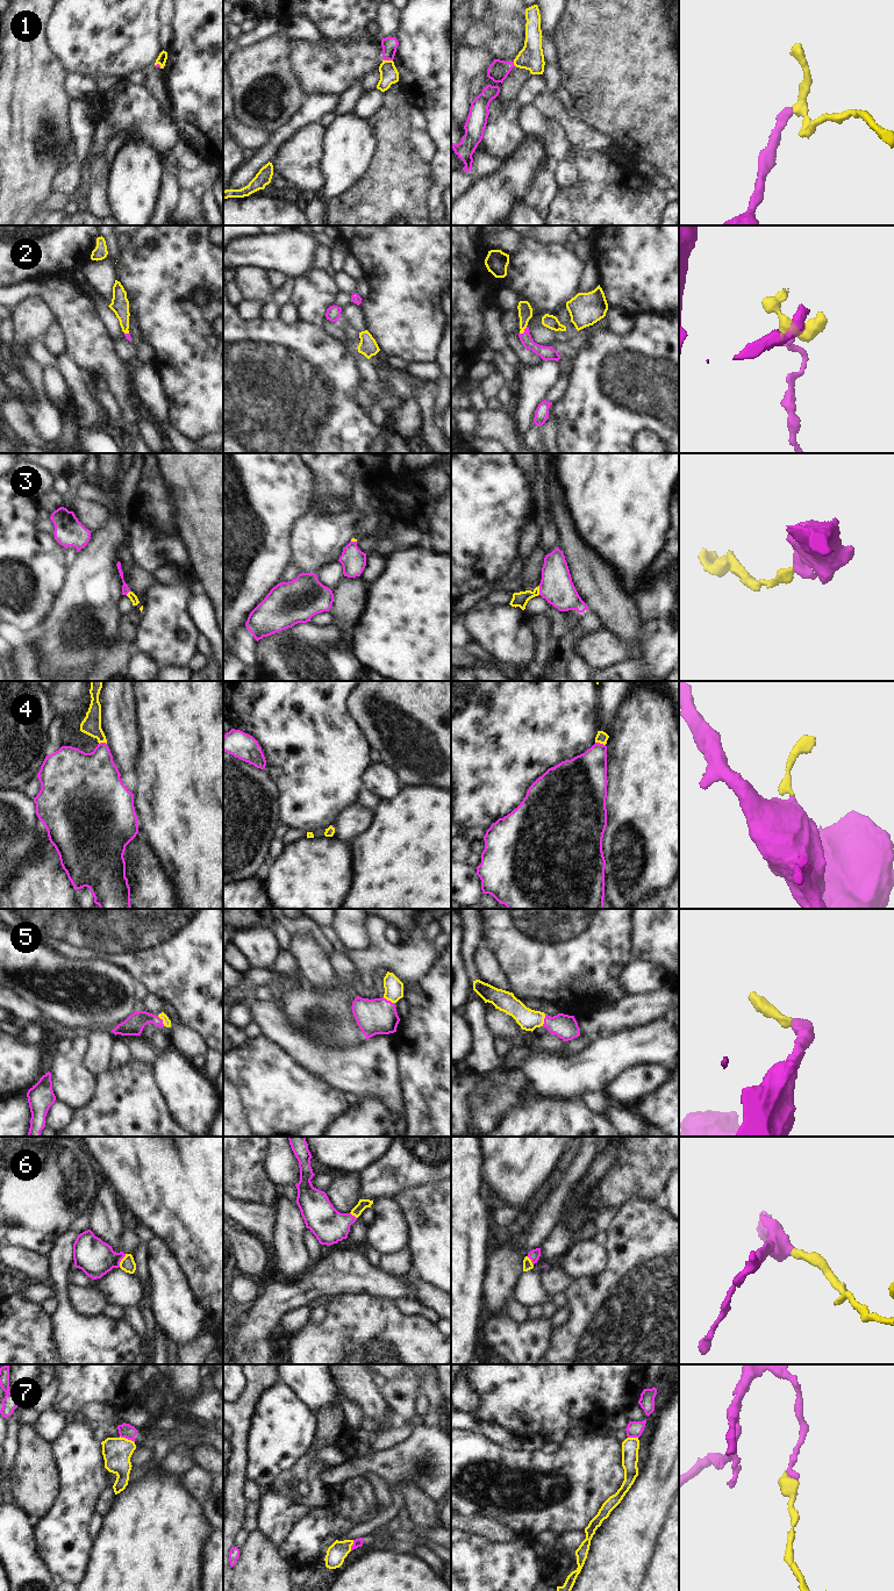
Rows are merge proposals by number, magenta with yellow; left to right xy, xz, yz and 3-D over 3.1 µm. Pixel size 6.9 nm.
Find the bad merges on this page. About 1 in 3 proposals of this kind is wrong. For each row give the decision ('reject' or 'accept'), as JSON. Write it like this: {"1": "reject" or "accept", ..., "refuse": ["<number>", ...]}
{"1": "reject", "2": "accept", "3": "accept", "4": "accept", "5": "accept", "6": "accept", "7": "reject", "refuse": ["1", "7"]}

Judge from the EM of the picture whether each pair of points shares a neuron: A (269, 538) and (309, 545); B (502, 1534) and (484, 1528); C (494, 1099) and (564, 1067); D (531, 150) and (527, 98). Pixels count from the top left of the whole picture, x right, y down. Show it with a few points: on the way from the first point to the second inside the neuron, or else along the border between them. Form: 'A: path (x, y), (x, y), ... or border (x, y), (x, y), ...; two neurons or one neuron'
A: border (302, 517), (292, 530), (292, 557); two neurons
B: path (498, 1532), (488, 1528); one neuron
C: path (512, 1082), (521, 1073), (546, 1072); one neuron
D: border (527, 136), (524, 142), (508, 157); two neurons

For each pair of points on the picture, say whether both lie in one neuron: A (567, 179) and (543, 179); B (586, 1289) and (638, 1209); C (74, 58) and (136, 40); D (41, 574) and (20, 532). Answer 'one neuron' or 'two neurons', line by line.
A: two neurons
B: one neuron
C: one neuron
D: one neuron

